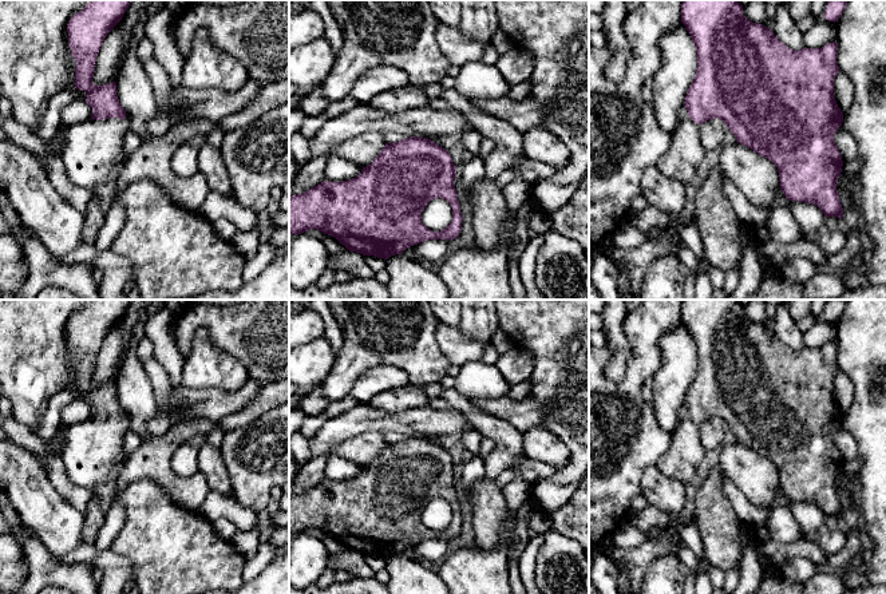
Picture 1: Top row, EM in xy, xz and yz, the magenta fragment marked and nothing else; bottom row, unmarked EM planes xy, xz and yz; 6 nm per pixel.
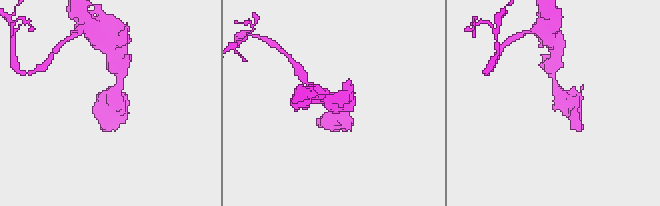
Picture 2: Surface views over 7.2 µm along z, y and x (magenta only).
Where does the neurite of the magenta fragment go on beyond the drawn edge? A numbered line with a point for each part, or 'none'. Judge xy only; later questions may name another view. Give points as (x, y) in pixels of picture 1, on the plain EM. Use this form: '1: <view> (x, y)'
1: xy (91, 450)

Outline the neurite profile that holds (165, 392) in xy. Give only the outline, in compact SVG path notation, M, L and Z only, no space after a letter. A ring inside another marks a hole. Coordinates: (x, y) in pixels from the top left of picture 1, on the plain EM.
M154 357L146 360L143 363L143 369L153 385L157 405L165 416L182 416L185 419L185 424L198 420L189 413L189 408L186 405L182 405L177 400L175 392L178 387L171 384L169 373L158 360Z

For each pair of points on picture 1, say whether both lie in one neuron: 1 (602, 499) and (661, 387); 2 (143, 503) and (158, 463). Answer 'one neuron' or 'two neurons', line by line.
1: two neurons
2: two neurons

